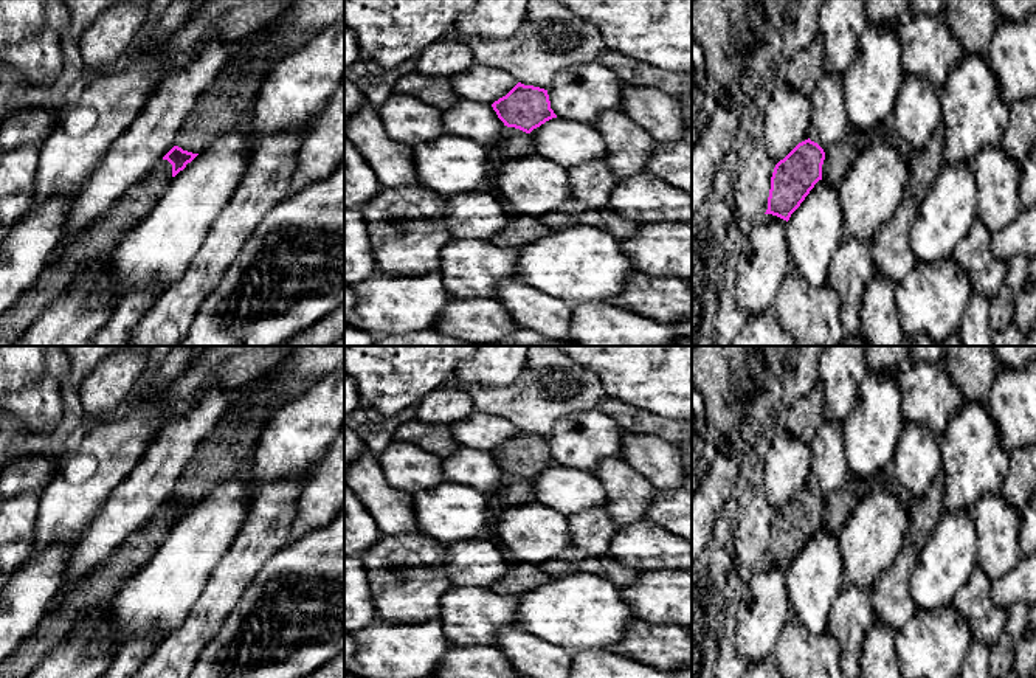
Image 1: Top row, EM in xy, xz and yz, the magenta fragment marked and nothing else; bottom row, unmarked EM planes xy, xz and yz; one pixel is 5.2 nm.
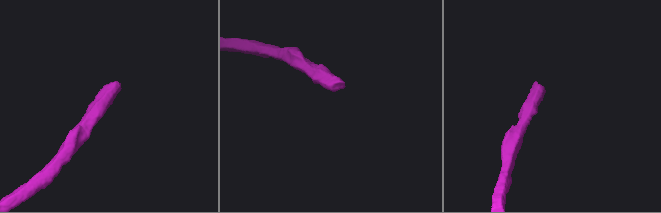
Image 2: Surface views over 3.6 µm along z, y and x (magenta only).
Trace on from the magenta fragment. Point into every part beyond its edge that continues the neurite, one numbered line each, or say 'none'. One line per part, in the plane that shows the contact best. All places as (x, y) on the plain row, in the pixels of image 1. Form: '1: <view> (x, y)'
1: xy (225, 453)

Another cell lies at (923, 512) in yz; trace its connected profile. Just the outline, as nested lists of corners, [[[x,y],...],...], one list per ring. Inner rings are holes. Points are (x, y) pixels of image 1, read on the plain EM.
[[[941,473],[934,479],[927,493],[921,498],[910,501],[907,509],[909,528],[907,535],[920,554],[927,543],[929,535],[940,521],[940,515],[944,510],[944,483]]]

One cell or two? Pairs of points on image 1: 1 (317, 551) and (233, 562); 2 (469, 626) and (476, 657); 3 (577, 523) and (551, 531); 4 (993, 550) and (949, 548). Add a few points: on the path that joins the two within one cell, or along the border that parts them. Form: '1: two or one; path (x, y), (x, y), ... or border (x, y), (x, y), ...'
1: two; border (292, 542), (284, 545), (248, 585)
2: two; border (452, 644), (493, 647)
3: two; border (566, 517), (569, 537), (574, 545)
4: two; border (973, 514), (977, 563)

